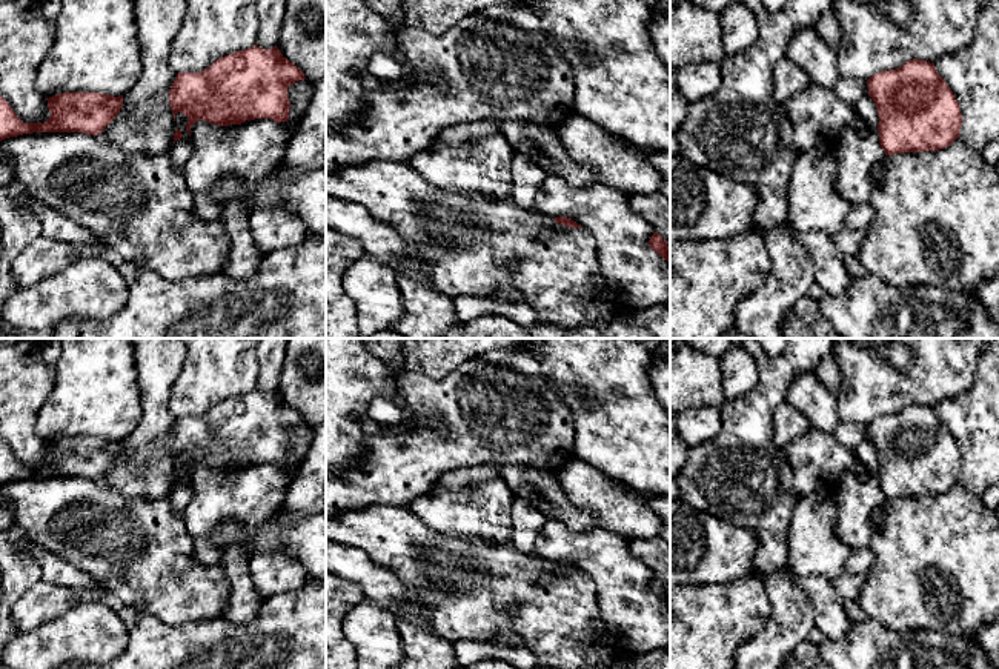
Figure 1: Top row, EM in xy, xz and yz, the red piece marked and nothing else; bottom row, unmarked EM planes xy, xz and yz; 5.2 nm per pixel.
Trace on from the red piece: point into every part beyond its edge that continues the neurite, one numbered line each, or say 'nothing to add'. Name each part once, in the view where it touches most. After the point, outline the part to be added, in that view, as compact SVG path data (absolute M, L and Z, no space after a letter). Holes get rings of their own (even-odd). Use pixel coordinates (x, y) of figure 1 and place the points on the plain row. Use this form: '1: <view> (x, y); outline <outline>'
nothing to add

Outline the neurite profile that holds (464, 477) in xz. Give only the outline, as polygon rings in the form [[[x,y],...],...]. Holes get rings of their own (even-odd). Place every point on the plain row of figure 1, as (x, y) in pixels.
[[[484,463],[470,468],[450,469],[436,477],[430,488],[458,491],[473,488],[481,481],[501,478],[500,464]]]

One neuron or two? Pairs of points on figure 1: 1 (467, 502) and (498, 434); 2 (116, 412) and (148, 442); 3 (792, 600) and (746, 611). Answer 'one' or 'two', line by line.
1: two
2: two
3: two

